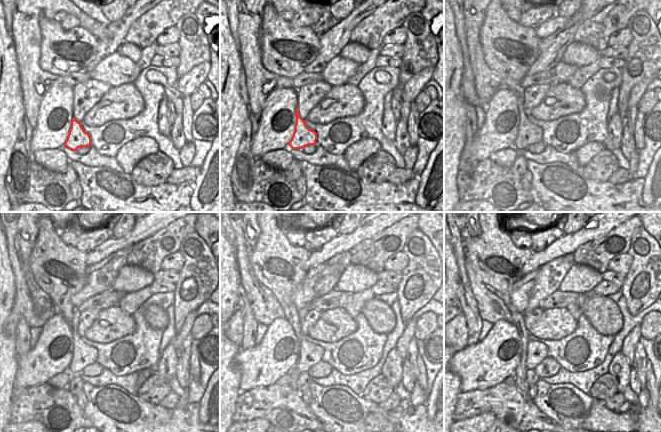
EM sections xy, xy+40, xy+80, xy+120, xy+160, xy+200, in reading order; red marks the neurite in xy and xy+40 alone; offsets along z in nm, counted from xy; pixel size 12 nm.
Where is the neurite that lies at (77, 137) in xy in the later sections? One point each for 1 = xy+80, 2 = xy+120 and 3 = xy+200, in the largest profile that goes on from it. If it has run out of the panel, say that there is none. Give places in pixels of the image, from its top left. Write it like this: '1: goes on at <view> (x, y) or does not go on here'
1: goes on at xy+80 (529, 133)
2: goes on at xy+120 (83, 355)
3: goes on at xy+200 (551, 274)

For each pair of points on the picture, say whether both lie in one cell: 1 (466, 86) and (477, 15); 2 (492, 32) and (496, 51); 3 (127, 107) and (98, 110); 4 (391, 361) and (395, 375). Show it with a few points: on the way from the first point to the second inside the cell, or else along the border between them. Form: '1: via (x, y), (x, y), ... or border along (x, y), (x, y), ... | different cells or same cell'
1: border along (466, 38), (475, 84) | different cells
2: via (493, 37), (495, 46) | same cell
3: via (120, 107), (109, 107), (105, 110) | same cell
4: via (393, 364), (393, 372) | same cell

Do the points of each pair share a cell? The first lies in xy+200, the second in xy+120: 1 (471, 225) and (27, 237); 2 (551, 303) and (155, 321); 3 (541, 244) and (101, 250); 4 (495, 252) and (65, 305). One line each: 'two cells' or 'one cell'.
1: one cell
2: one cell
3: two cells
4: one cell

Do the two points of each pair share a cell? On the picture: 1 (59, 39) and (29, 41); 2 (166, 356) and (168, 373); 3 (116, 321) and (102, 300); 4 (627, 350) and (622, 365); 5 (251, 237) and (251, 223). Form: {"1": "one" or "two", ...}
{"1": "two", "2": "one", "3": "two", "4": "two", "5": "one"}

